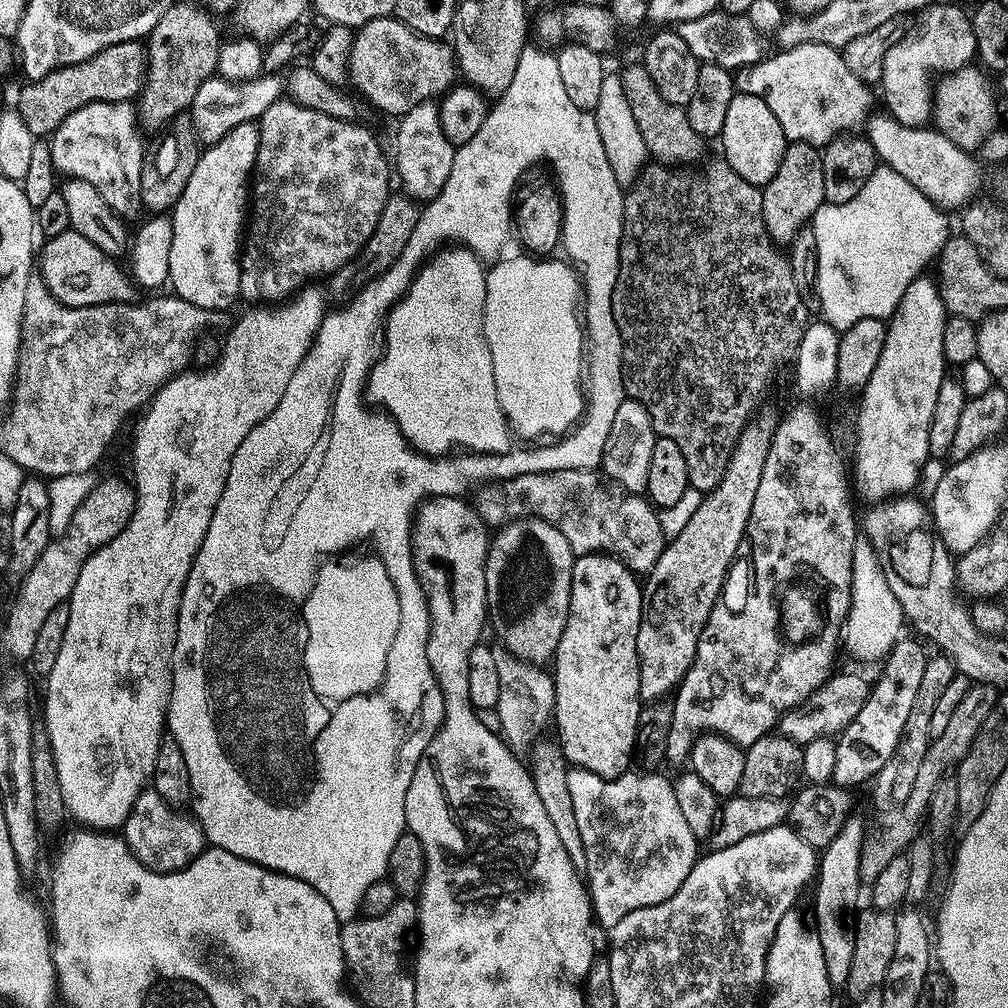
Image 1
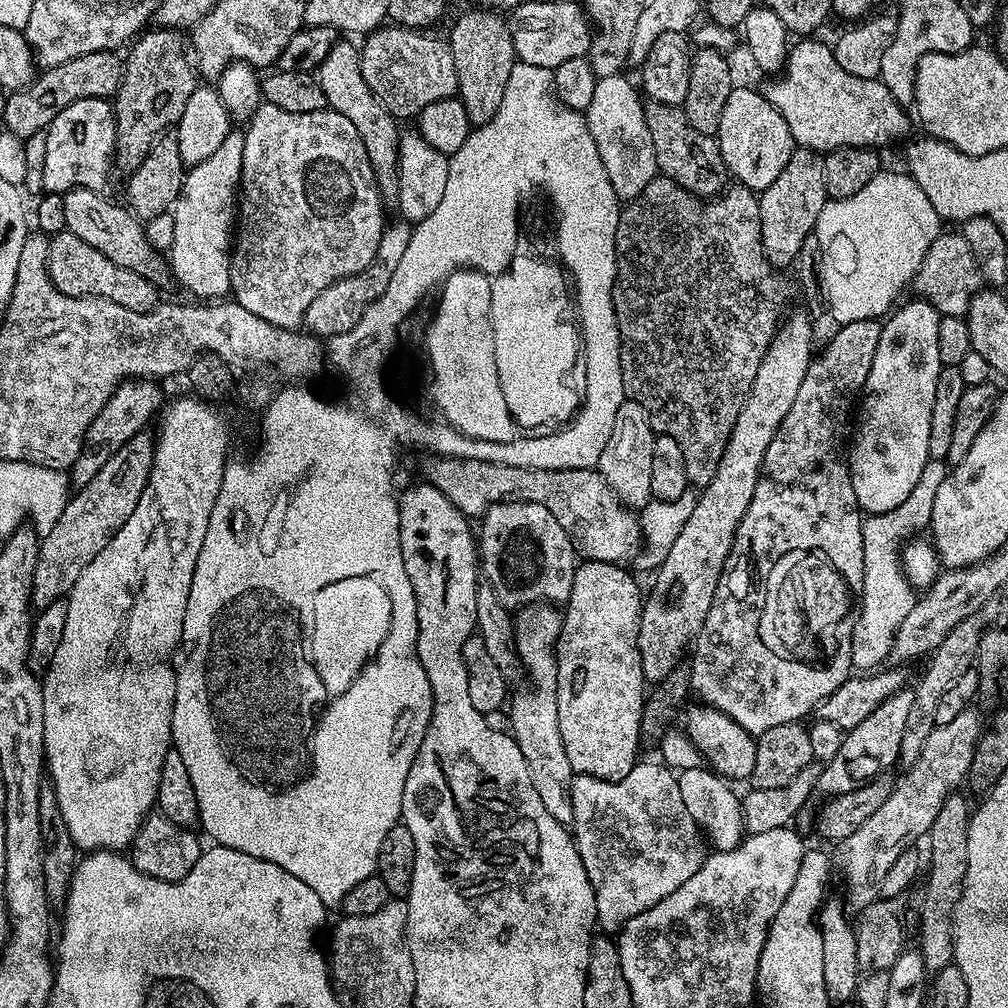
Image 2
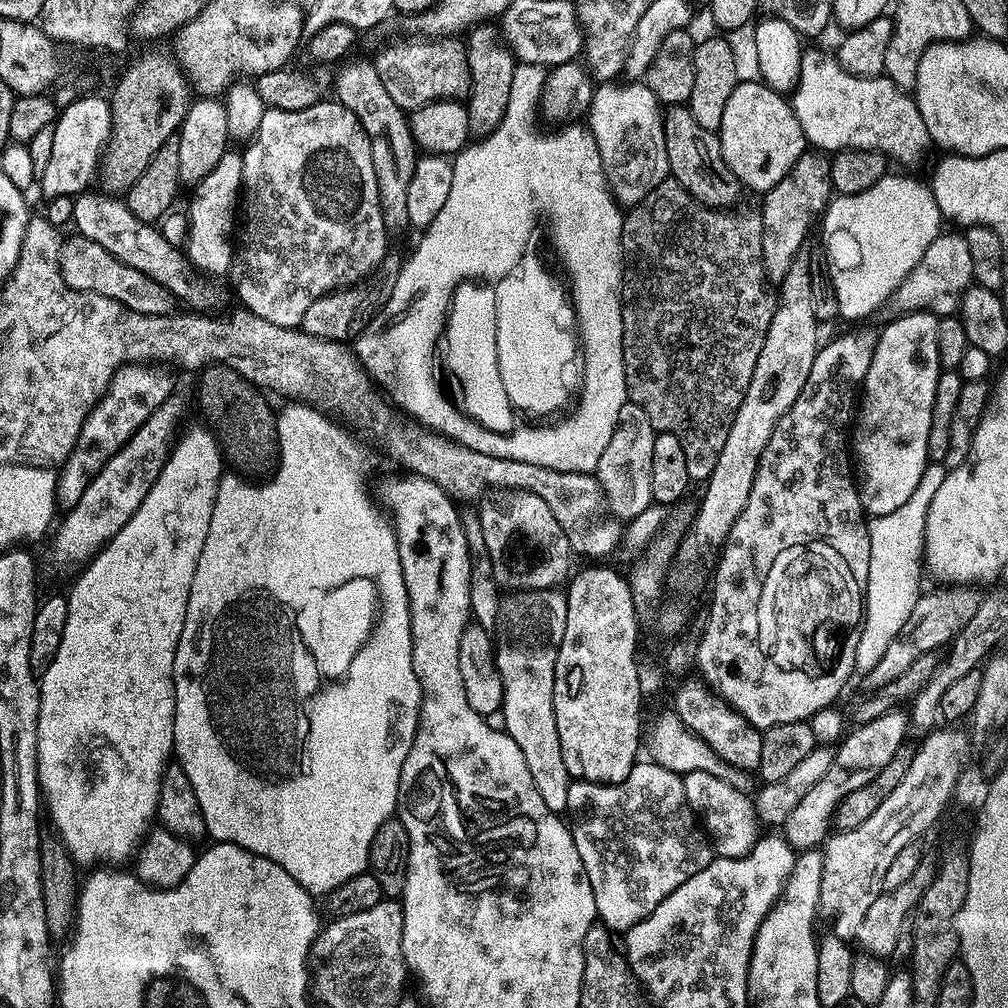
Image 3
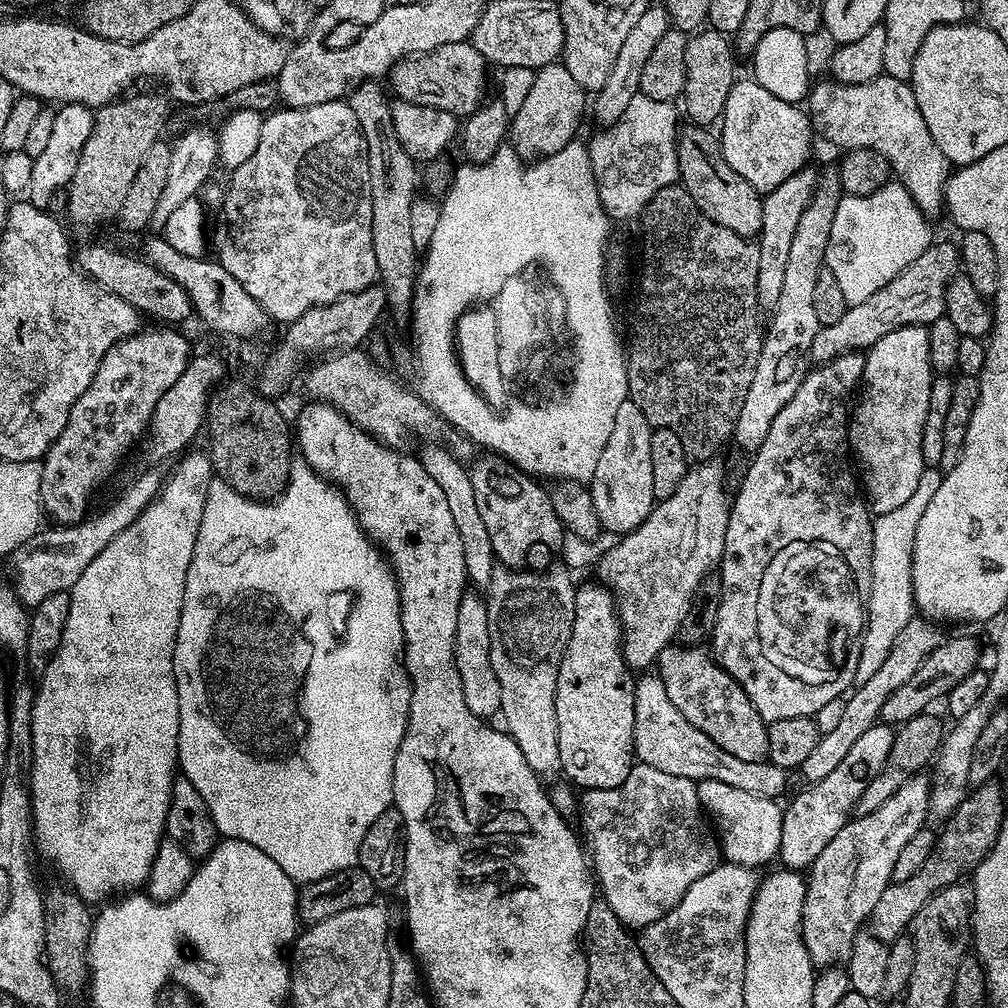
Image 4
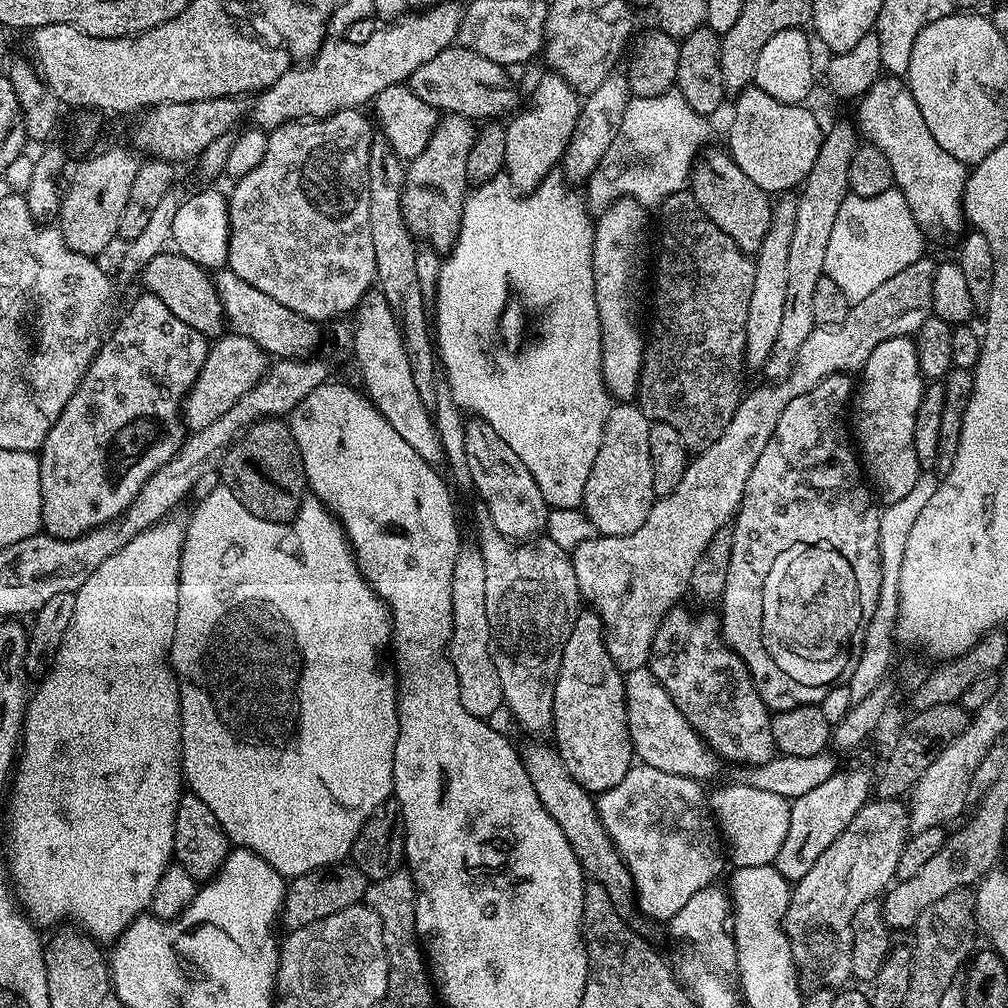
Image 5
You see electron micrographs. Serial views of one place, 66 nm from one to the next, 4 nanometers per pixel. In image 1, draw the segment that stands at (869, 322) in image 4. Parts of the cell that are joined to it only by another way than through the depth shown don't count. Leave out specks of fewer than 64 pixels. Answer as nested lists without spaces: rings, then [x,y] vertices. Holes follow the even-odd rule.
[[[963,234],[949,235],[948,240],[942,246],[938,257],[940,264],[940,276],[938,275],[938,287],[943,311],[949,316],[961,316],[974,321],[981,321],[984,317],[997,308],[1005,307],[1005,285],[982,262],[978,250]]]

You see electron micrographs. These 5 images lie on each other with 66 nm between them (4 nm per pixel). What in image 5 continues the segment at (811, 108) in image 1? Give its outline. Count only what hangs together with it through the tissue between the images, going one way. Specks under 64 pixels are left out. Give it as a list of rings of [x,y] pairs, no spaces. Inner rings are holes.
[[[885,75],[860,97],[855,108],[859,135],[886,154],[894,170],[895,187],[906,198],[910,214],[914,214],[914,222],[918,222],[920,231],[931,239],[933,236],[936,240],[955,241],[966,228],[964,187],[968,181],[969,165],[938,146],[922,118],[918,102],[911,96],[911,90],[903,79]]]

